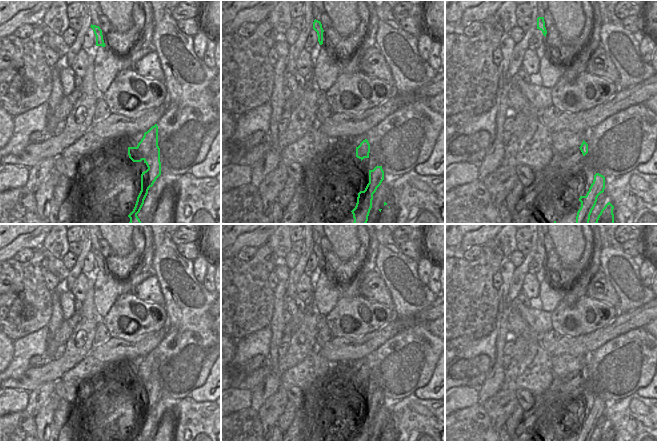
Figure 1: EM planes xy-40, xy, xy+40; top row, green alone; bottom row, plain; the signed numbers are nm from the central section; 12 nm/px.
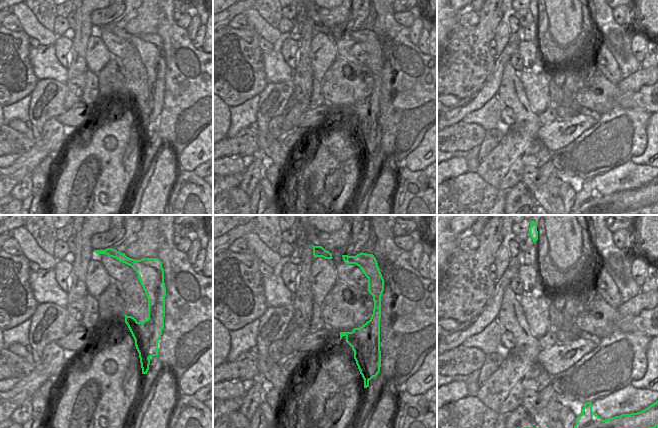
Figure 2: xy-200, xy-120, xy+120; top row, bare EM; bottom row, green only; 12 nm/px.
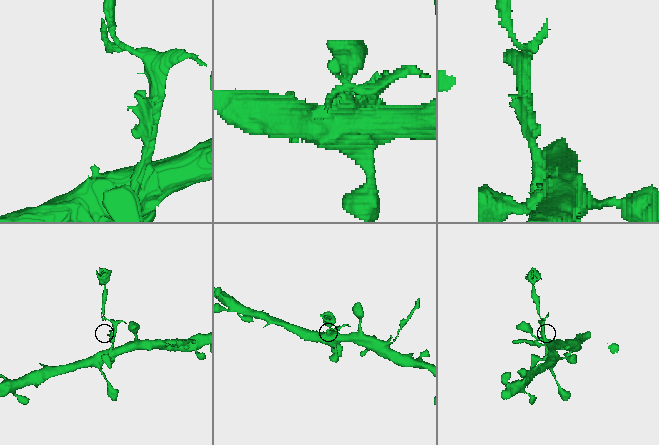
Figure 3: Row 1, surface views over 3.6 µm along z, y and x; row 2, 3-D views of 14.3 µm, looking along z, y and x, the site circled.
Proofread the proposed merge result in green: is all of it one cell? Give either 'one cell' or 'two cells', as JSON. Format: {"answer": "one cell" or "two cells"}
{"answer": "two cells"}

